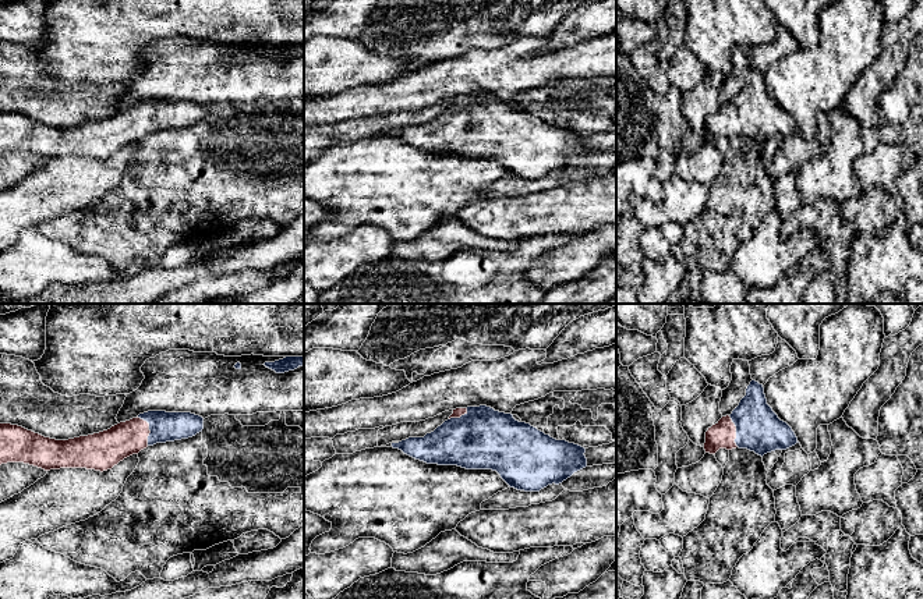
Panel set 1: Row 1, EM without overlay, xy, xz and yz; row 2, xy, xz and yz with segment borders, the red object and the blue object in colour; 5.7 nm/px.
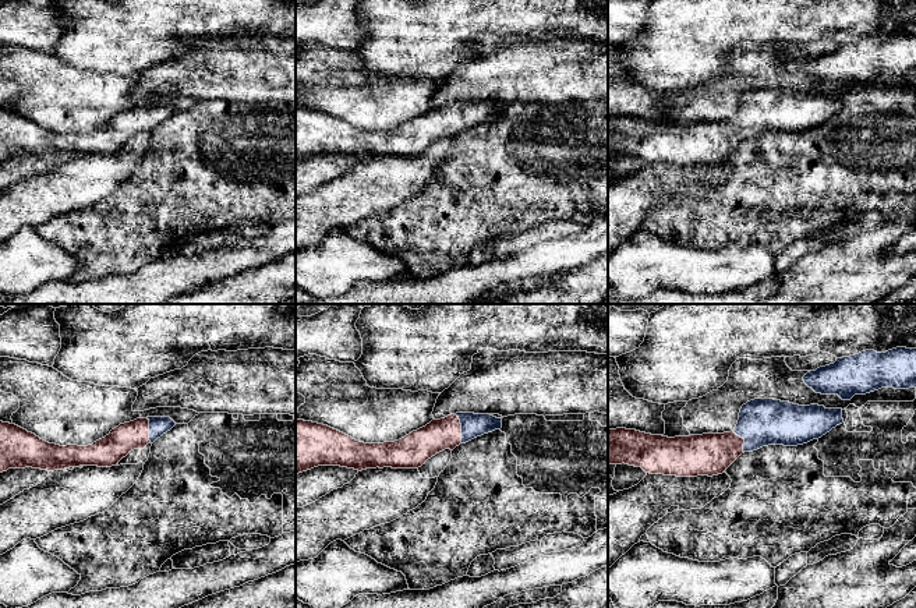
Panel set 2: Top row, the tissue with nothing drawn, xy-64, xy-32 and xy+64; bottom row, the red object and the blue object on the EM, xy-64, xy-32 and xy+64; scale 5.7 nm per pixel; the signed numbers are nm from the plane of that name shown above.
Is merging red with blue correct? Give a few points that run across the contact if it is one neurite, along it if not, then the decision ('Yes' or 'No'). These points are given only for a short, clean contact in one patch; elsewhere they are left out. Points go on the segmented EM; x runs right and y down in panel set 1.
Yes

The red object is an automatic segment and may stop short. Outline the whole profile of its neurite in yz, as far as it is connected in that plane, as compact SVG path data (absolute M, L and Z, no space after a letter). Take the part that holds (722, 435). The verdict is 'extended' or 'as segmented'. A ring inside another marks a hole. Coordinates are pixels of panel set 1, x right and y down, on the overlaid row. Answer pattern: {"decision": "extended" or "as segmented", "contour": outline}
{"decision": "extended", "contour": "M752 380L746 396L731 415L722 417L705 432L705 453L719 449L747 449L758 456L795 446L798 437L792 428L781 421L767 404L764 387Z"}

